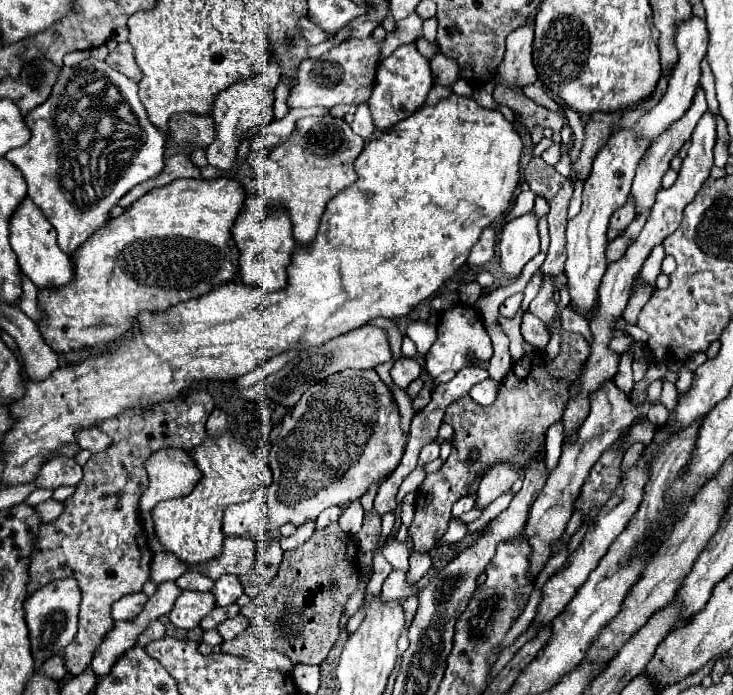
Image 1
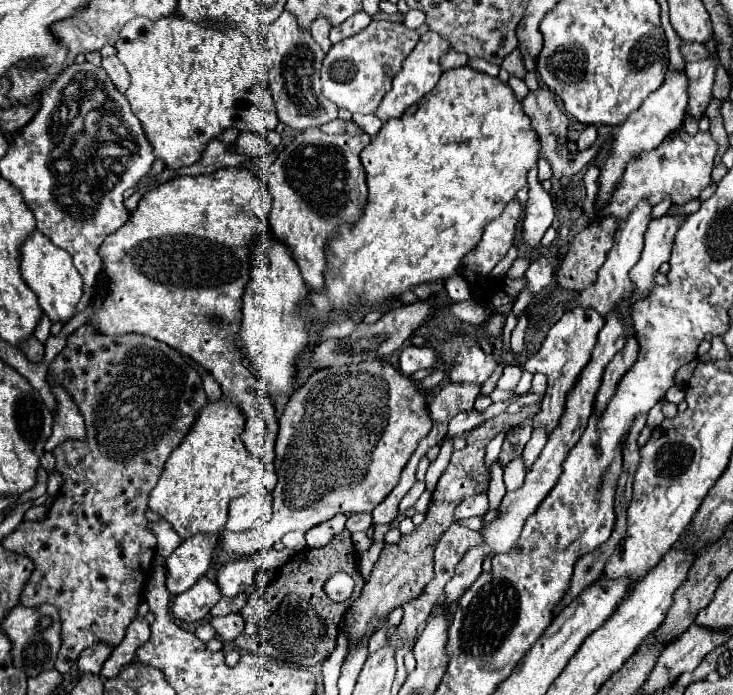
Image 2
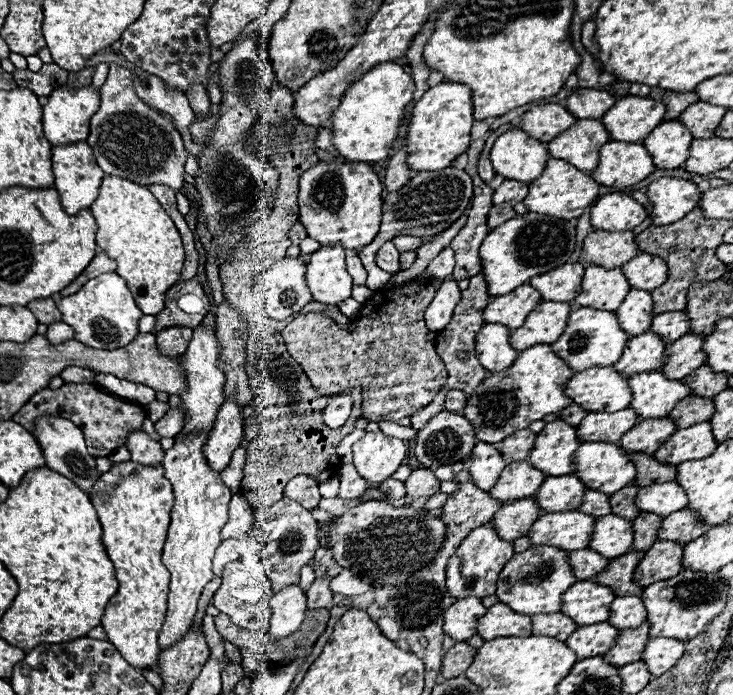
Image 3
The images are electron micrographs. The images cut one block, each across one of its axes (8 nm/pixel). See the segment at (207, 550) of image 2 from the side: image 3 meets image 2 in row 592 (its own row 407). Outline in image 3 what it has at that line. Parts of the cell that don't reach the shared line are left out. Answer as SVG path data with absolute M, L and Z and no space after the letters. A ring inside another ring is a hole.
M172 394L168 404L170 404L170 410L166 412L166 416L154 424L154 430L156 430L162 438L174 438L174 436L182 430L182 424L184 424L184 412L182 412L182 408L180 408L178 396Z

